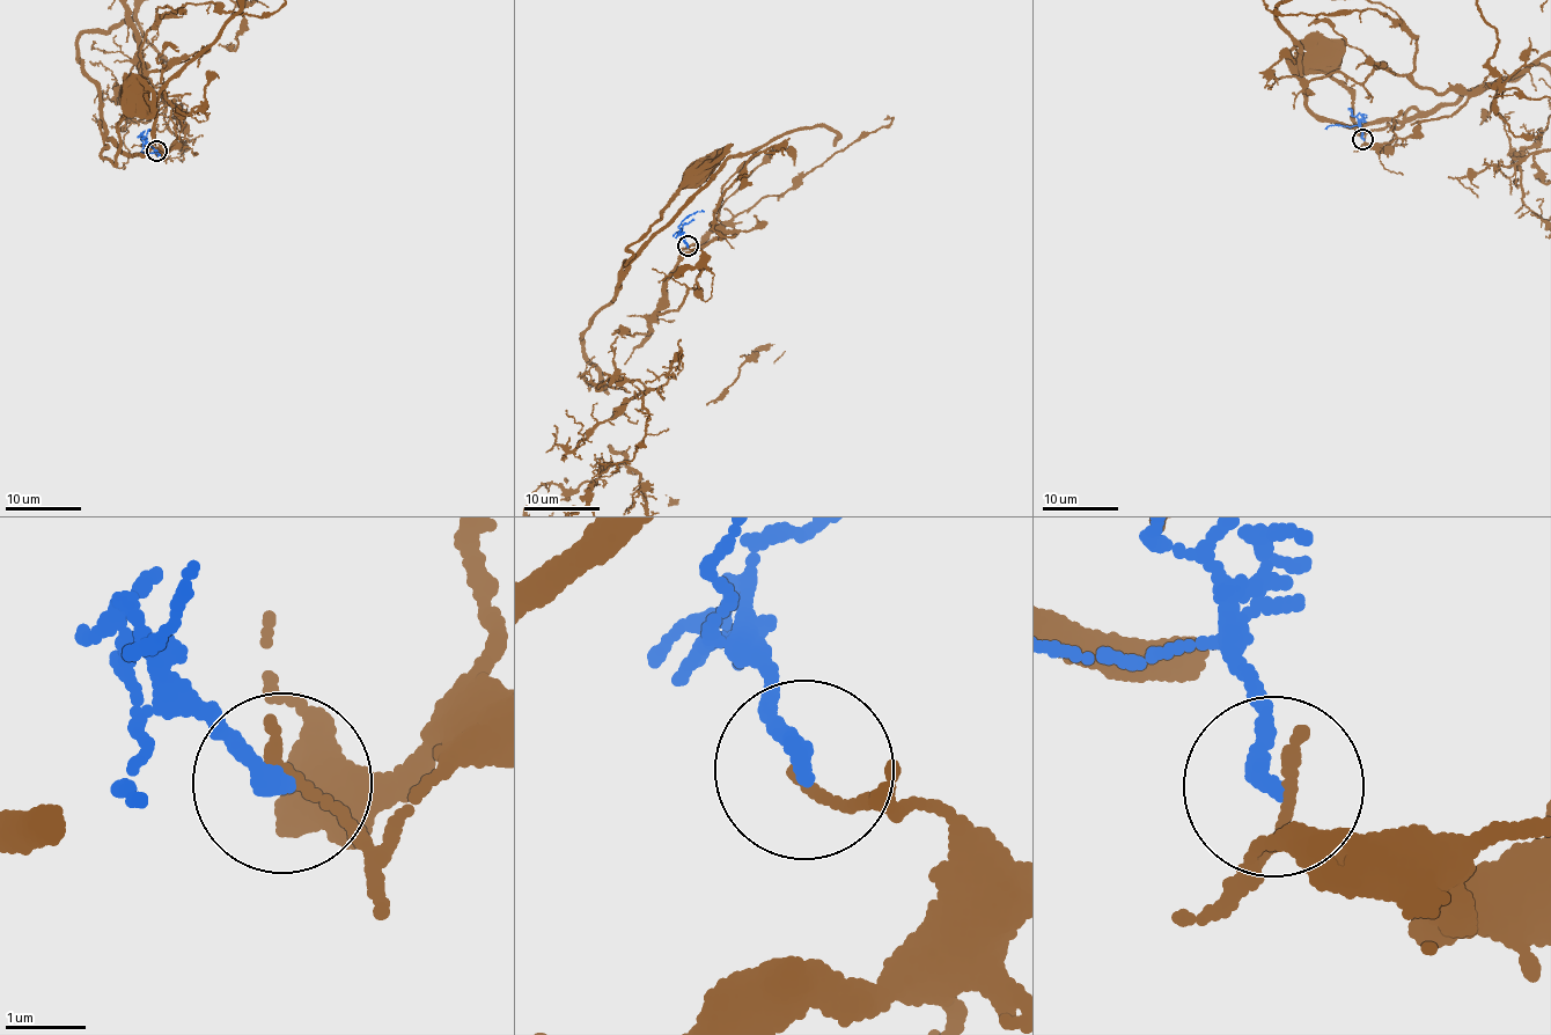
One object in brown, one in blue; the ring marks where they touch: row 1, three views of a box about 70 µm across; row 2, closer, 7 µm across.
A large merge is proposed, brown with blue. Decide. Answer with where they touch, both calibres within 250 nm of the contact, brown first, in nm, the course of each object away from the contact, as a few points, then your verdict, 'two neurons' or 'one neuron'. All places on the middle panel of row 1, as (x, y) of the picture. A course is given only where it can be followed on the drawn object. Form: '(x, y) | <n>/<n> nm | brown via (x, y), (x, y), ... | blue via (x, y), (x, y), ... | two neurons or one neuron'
(688, 246) | 150/220 nm | blue via (688, 246), (680, 234), (678, 225), (697, 211), (704, 211) | two neurons

